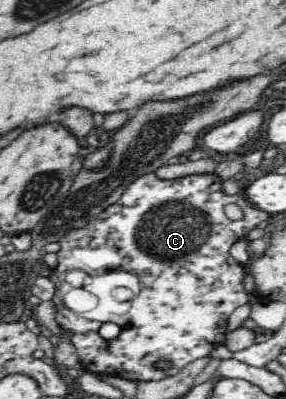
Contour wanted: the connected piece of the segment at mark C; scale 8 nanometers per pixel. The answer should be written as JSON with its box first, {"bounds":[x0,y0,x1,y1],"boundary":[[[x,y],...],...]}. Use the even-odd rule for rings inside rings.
{"bounds":[49,172,270,382],"boundary":[[[156,172],[147,173],[146,175],[137,177],[130,185],[127,185],[116,203],[105,207],[97,216],[88,220],[84,227],[78,229],[72,228],[68,233],[65,233],[61,238],[57,239],[60,249],[57,251],[57,264],[49,276],[50,281],[58,281],[58,276],[62,275],[62,272],[66,271],[66,269],[80,269],[80,271],[93,275],[96,273],[104,273],[108,271],[108,269],[122,268],[135,273],[138,276],[138,281],[141,282],[141,293],[138,293],[138,296],[134,297],[133,307],[126,315],[115,317],[114,322],[120,326],[121,330],[118,336],[112,339],[105,339],[98,332],[100,331],[100,326],[103,324],[102,322],[83,318],[80,314],[66,308],[65,305],[56,305],[56,321],[63,331],[69,333],[71,344],[76,348],[80,362],[82,362],[84,369],[88,372],[109,374],[122,377],[122,379],[130,379],[130,381],[134,382],[164,379],[165,377],[170,377],[178,373],[187,363],[210,354],[212,349],[222,343],[224,337],[226,337],[228,317],[230,317],[234,309],[245,304],[249,299],[249,295],[246,295],[242,288],[242,278],[244,277],[243,264],[232,257],[230,247],[232,247],[234,243],[244,240],[250,231],[254,231],[254,229],[256,229],[262,221],[266,221],[270,215],[265,211],[256,209],[246,200],[246,197],[240,194],[226,194],[226,192],[224,192],[224,185],[222,184],[224,181],[225,180],[215,172],[192,174],[186,177],[178,177],[178,179],[160,179]],[[228,203],[237,203],[241,207],[244,213],[243,220],[232,221],[226,218],[224,215],[224,206],[228,205]],[[160,361],[167,361],[167,366],[160,368],[160,366],[158,366]]]}

